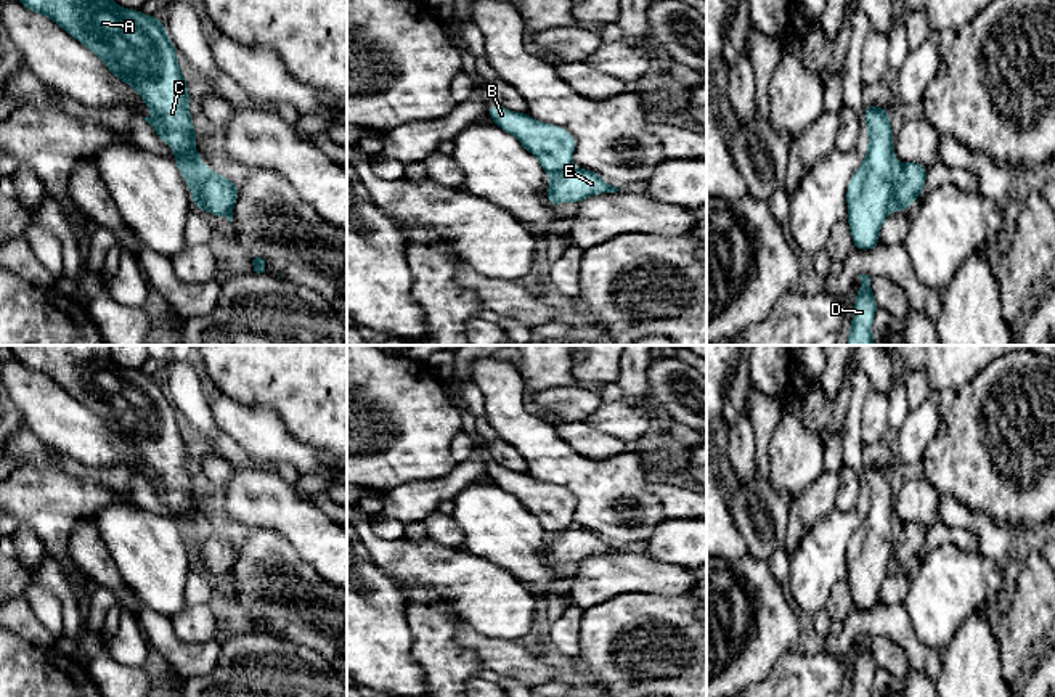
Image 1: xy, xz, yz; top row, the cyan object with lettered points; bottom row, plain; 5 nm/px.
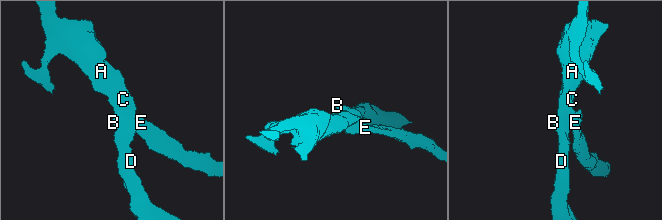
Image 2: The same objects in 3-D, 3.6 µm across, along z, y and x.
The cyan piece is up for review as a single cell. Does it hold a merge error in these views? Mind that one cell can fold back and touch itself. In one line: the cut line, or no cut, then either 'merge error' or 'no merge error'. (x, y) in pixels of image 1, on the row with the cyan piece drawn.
yz (898, 166), (892, 207) | merge error

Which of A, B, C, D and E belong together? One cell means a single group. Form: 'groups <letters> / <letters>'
groups A B C D / E

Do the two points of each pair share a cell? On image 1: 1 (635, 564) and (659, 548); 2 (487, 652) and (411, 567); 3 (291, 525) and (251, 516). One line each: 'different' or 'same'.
1: different
2: different
3: same

